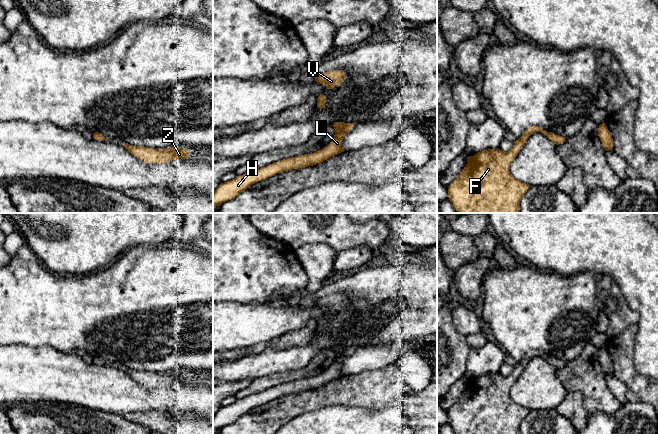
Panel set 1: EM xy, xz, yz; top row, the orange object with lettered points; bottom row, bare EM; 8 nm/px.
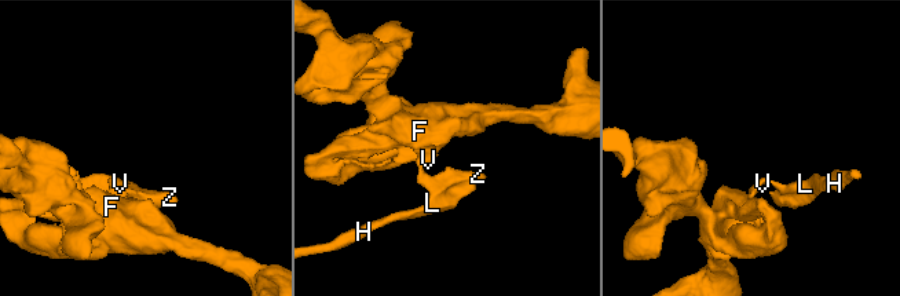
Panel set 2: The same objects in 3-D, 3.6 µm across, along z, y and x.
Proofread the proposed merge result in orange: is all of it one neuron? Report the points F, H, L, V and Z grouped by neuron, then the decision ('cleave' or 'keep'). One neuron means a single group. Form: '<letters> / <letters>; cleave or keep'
F H L V Z; keep

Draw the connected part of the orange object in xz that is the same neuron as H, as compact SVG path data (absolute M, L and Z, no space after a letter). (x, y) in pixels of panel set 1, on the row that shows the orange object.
M335 122L333 125L335 129L334 137L323 149L311 154L285 158L263 168L237 176L228 182L221 183L218 188L213 191L213 206L219 206L223 202L233 199L257 181L266 180L284 171L313 166L344 152L342 141L345 135L350 132L354 126L355 125L351 123Z

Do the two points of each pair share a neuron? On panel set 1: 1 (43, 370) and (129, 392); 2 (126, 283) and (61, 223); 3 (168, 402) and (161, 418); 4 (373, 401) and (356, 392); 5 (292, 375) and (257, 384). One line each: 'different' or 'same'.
1: same
2: different
3: different
4: same
5: same

